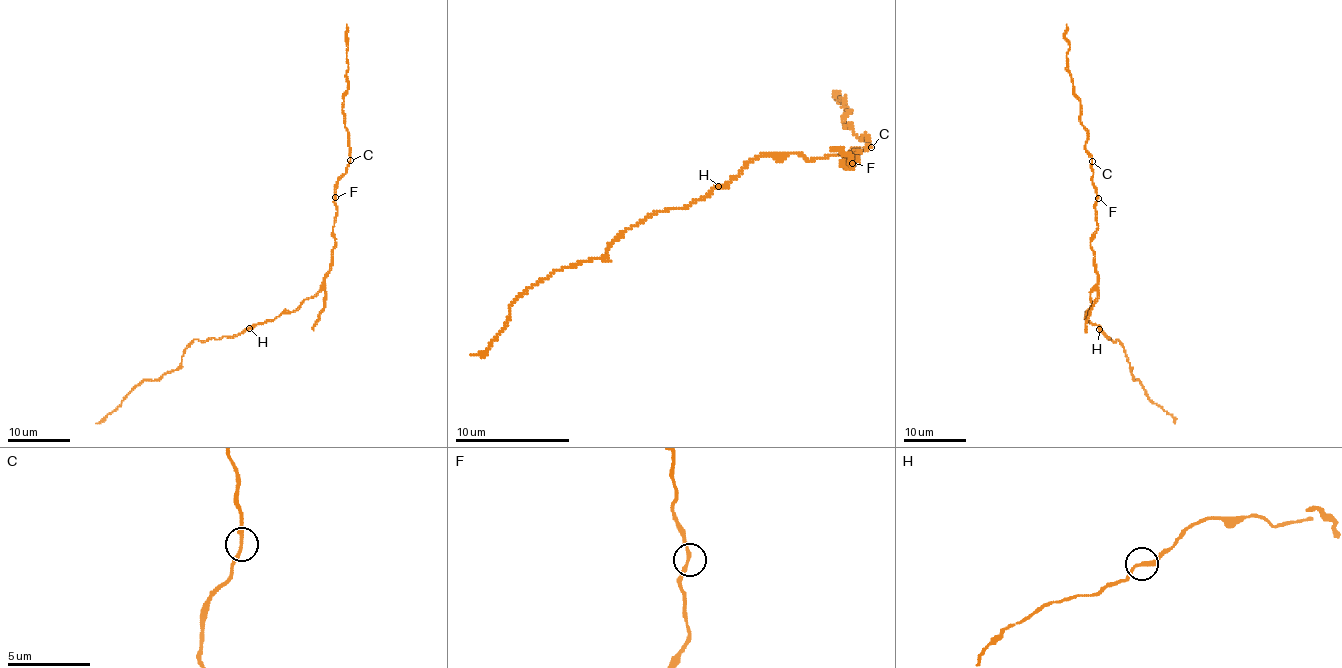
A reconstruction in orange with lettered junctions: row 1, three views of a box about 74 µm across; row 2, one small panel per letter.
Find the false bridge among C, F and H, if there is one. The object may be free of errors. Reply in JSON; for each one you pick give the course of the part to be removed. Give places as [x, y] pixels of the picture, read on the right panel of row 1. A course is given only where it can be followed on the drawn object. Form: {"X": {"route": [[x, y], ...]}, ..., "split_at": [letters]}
{"H": {"route": [[1099, 329], [1113, 341], [1117, 339], [1125, 350], [1134, 379], [1138, 380], [1152, 402], [1159, 405], [1174, 423]]}, "split_at": ["H"]}

